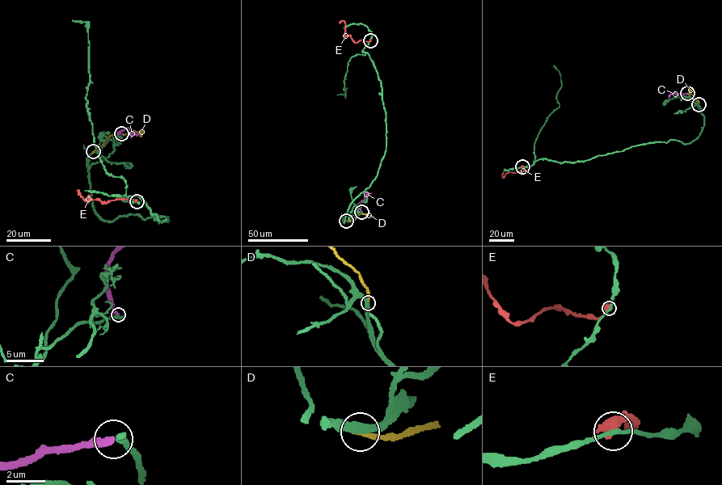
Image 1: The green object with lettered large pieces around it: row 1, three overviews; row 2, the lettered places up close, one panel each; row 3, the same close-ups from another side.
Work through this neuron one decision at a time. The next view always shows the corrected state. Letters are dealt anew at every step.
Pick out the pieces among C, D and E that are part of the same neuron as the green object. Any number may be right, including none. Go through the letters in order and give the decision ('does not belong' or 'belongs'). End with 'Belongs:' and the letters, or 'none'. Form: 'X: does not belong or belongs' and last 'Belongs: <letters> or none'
C: does not belong
D: does not belong
E: does not belong
Belongs: none

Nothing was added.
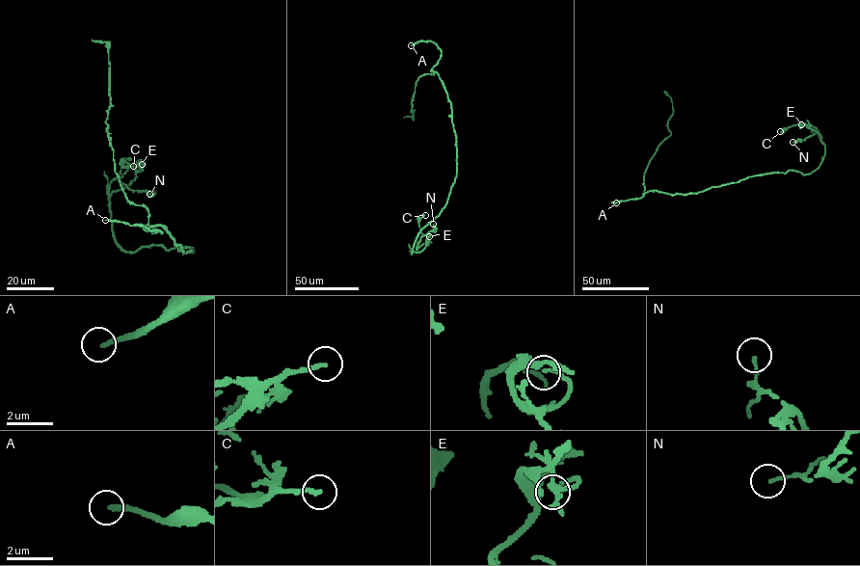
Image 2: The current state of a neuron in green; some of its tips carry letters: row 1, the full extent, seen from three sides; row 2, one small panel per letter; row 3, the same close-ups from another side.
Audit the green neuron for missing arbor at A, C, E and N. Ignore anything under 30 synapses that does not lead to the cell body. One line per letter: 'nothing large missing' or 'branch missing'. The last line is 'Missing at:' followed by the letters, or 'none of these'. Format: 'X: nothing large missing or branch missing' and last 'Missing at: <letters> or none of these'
A: branch missing
C: nothing large missing
E: nothing large missing
N: nothing large missing
Missing at: A

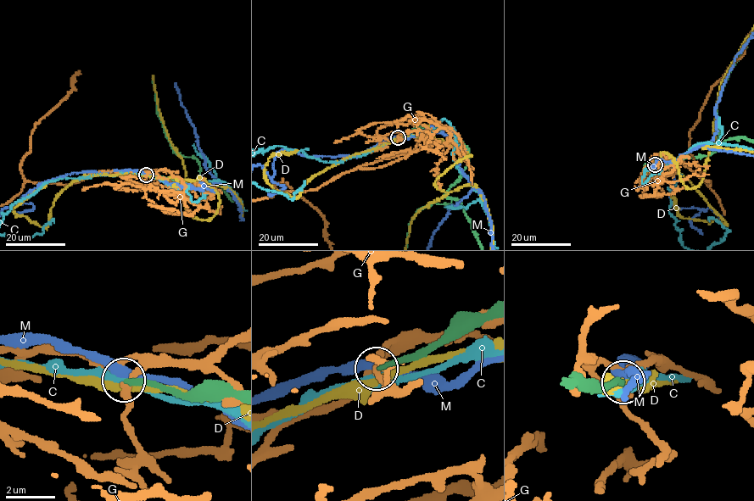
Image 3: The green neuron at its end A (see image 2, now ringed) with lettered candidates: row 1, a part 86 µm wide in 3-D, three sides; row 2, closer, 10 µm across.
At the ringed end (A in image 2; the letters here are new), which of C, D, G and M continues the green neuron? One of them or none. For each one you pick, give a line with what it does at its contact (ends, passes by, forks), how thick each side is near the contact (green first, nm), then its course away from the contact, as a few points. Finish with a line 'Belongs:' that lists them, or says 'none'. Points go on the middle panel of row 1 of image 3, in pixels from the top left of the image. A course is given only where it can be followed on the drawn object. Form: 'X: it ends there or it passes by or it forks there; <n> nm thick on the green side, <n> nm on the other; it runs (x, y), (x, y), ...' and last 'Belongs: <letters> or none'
Belongs: none

